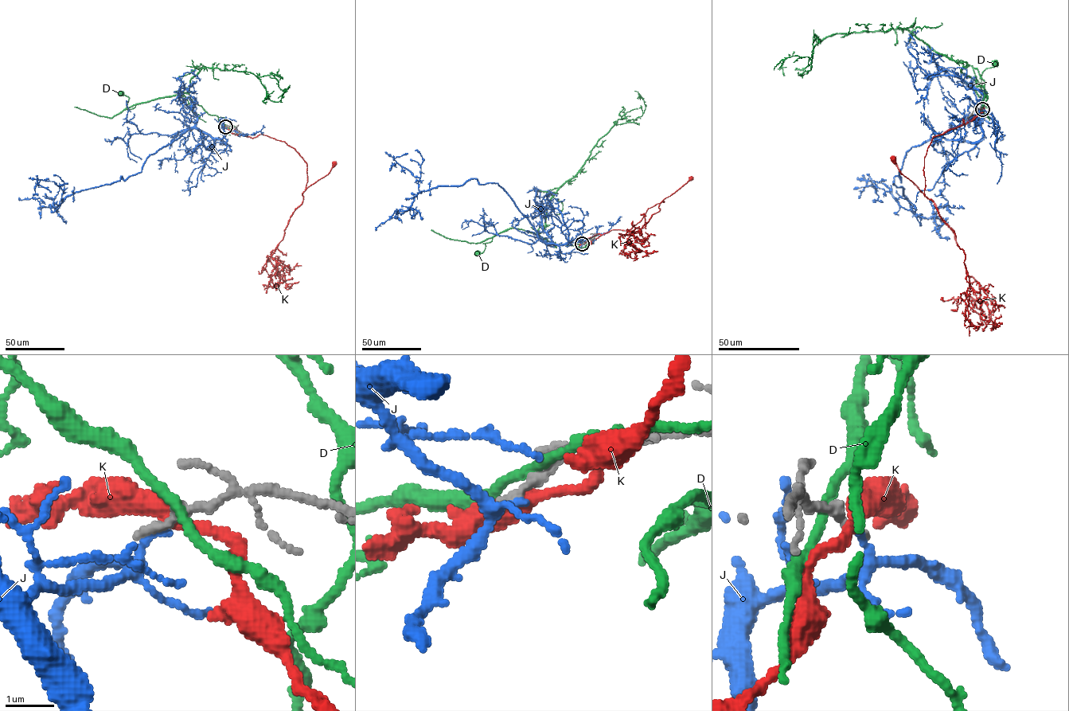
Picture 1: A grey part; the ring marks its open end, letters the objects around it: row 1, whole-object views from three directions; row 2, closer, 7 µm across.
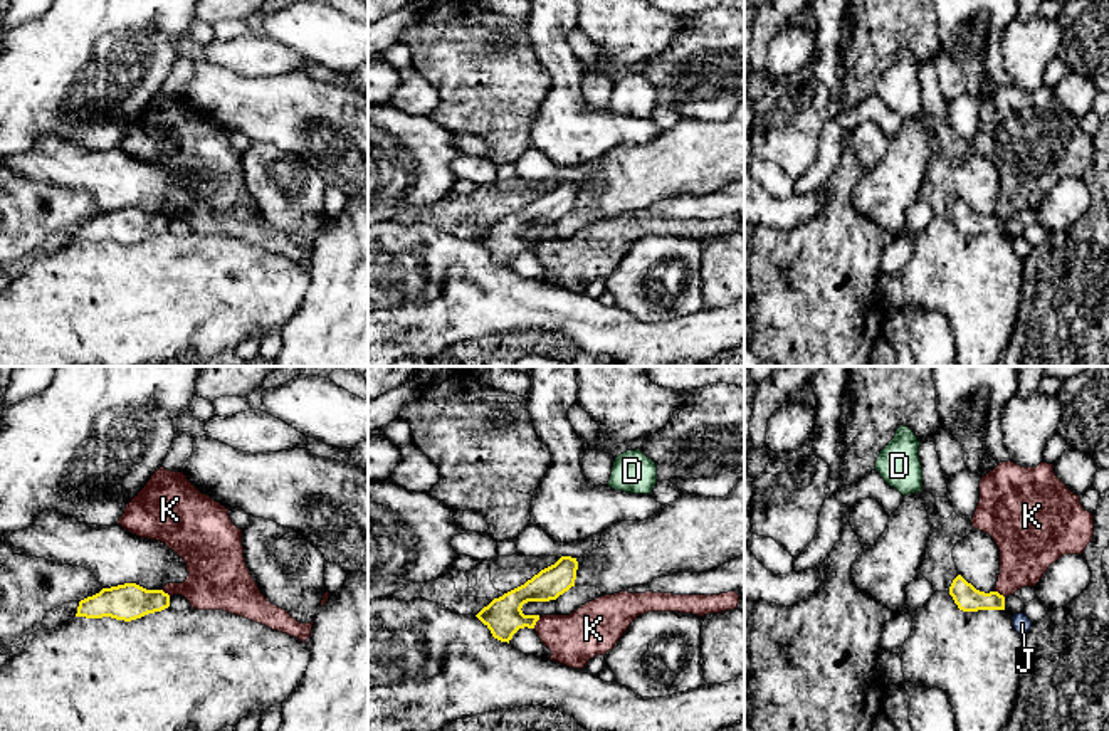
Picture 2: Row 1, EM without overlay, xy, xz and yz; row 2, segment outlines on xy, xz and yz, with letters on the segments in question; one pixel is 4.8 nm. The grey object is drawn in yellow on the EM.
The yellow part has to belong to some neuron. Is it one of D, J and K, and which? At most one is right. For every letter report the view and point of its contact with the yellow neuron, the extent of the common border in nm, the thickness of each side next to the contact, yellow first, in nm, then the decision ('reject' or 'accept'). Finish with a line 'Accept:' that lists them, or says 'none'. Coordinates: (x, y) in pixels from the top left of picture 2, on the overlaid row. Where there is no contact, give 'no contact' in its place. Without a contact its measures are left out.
D: no contact | reject
J: no contact | reject
K: xz (536, 620) | 70 nm | 180/240 nm | reject
Accept: none

